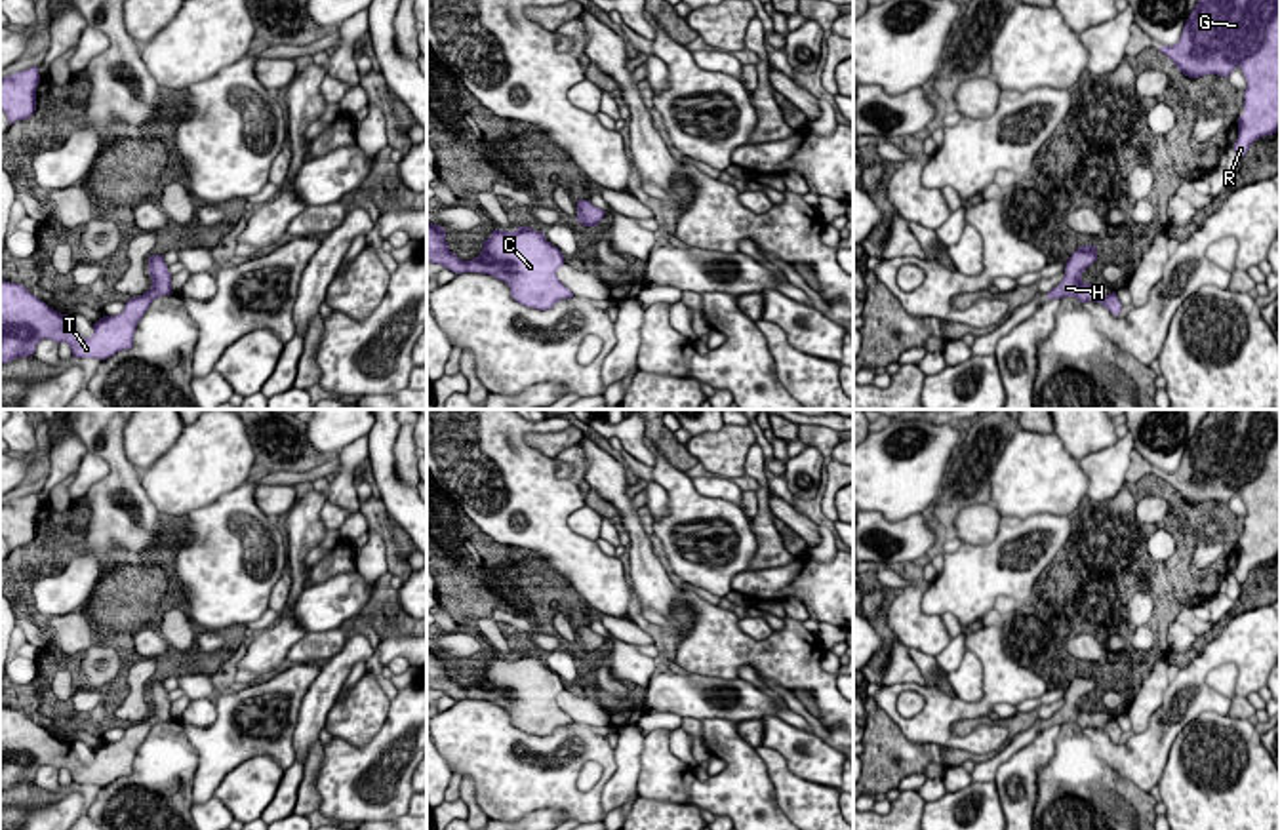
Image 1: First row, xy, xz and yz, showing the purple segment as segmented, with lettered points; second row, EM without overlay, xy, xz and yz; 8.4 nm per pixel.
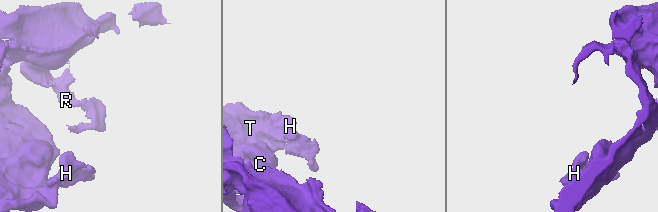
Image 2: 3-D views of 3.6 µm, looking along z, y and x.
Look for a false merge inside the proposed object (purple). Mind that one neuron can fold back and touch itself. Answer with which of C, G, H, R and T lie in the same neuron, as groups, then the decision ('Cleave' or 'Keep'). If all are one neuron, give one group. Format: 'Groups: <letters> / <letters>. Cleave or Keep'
Groups: C G H R T. Keep

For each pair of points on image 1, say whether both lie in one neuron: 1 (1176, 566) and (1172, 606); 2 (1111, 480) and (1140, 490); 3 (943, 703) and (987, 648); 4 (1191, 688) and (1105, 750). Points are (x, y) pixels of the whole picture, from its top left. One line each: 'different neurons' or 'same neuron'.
1: same neuron
2: different neurons
3: same neuron
4: same neuron

